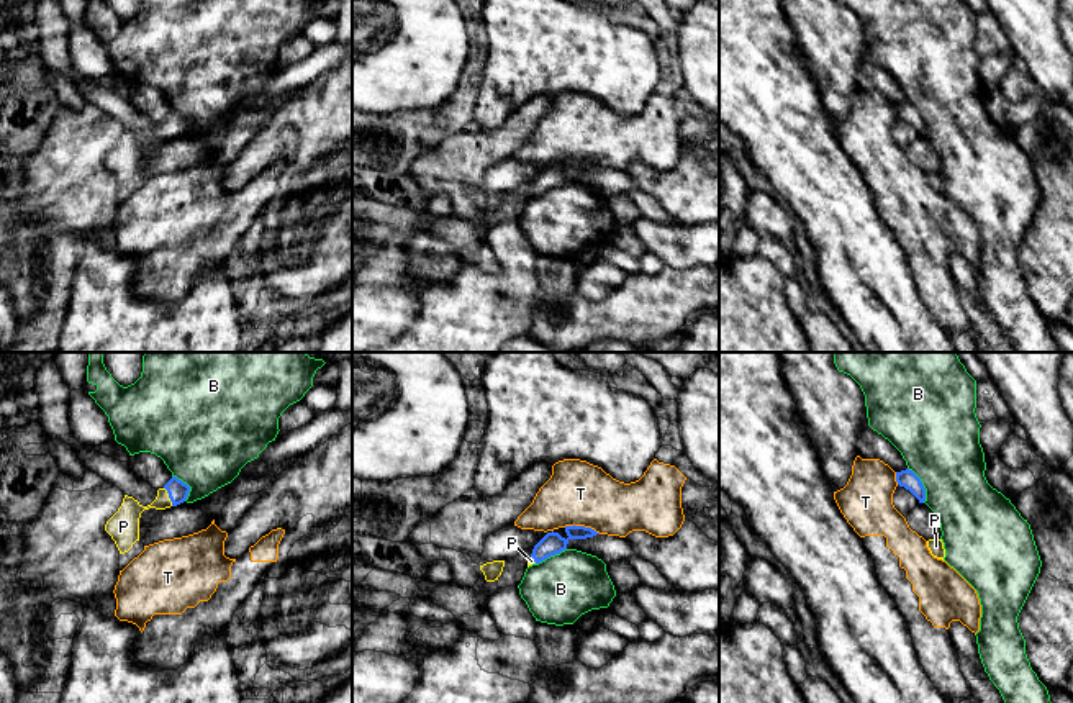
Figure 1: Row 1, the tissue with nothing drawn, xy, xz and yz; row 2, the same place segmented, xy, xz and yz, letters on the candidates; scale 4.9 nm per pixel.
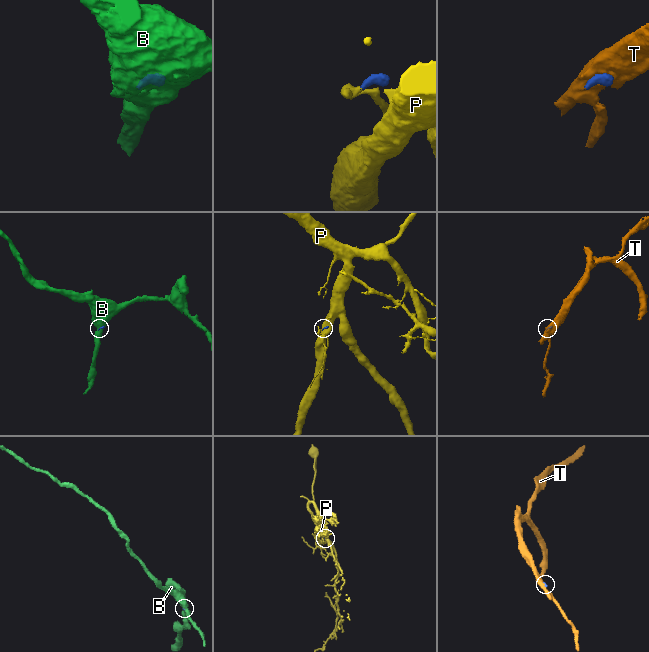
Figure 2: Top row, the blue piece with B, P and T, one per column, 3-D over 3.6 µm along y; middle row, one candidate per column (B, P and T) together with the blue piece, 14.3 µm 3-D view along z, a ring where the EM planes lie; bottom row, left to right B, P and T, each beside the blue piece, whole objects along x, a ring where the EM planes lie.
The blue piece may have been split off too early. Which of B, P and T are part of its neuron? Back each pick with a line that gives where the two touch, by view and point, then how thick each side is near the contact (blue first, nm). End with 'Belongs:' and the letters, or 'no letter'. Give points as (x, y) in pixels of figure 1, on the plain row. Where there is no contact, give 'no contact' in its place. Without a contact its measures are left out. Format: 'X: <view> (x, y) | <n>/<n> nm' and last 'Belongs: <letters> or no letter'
P: xy (169, 130) | 100/140 nm
Belongs: P

